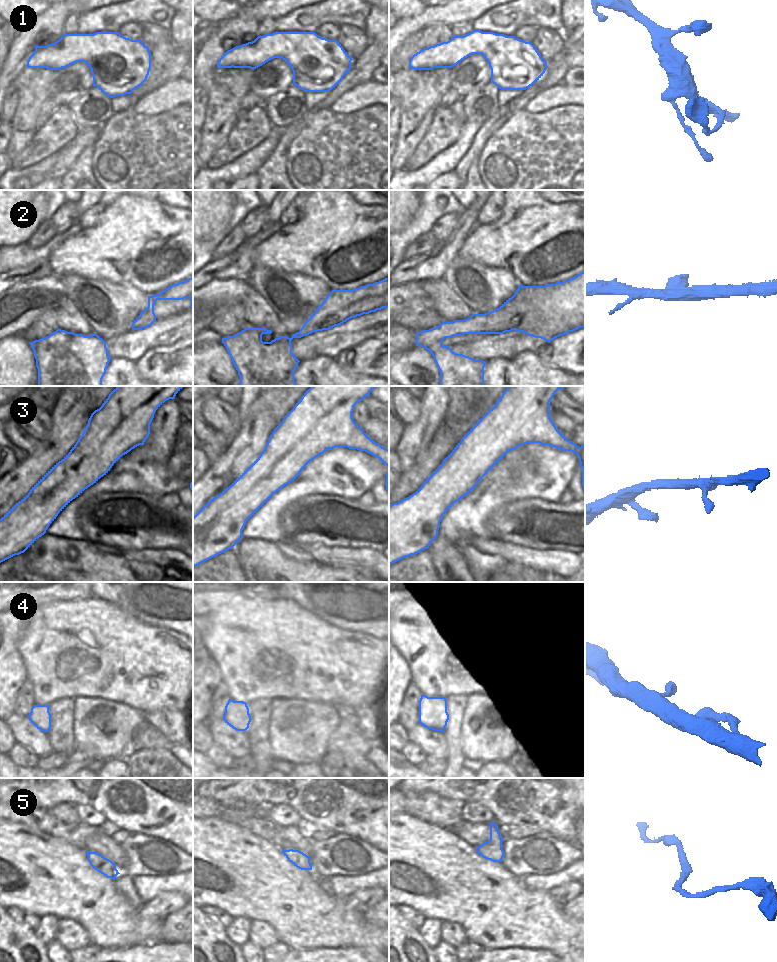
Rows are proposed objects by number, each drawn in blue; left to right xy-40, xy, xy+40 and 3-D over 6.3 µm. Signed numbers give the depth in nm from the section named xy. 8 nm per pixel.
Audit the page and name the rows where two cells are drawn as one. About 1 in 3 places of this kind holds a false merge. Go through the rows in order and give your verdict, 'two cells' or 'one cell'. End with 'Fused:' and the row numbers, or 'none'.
1: two cells
2: one cell
3: one cell
4: one cell
5: one cell
Fused: 1

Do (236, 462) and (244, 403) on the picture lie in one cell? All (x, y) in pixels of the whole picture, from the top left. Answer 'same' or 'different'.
different

